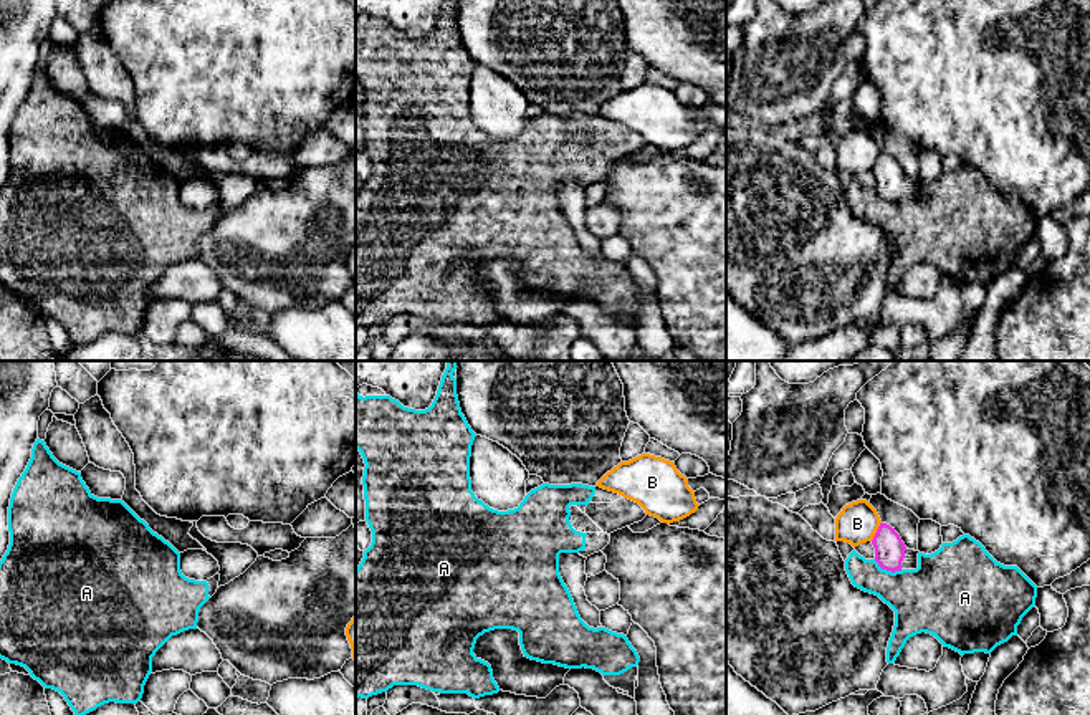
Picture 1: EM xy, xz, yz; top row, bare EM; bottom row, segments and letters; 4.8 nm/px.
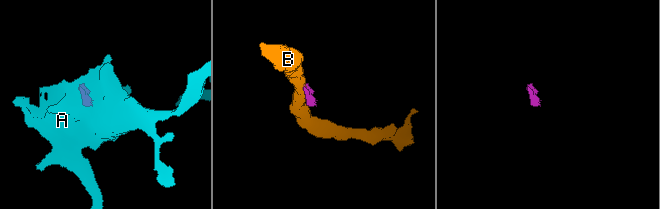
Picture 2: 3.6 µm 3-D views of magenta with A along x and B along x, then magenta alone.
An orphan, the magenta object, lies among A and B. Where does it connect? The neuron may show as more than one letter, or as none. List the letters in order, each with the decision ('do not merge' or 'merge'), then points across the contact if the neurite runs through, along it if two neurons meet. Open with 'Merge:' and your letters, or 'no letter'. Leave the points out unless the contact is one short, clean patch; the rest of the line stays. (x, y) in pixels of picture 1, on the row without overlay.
Merge: no letter
A: do not merge
B: do not merge

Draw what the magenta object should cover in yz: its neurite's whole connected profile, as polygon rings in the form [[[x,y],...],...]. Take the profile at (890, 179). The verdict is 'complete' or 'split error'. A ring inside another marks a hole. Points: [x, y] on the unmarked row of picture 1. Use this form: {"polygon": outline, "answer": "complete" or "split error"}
{"polygon": [[[880,152],[872,174],[875,177],[875,190],[882,199],[895,202],[918,197],[920,180],[908,179],[890,154]]], "answer": "split error"}

